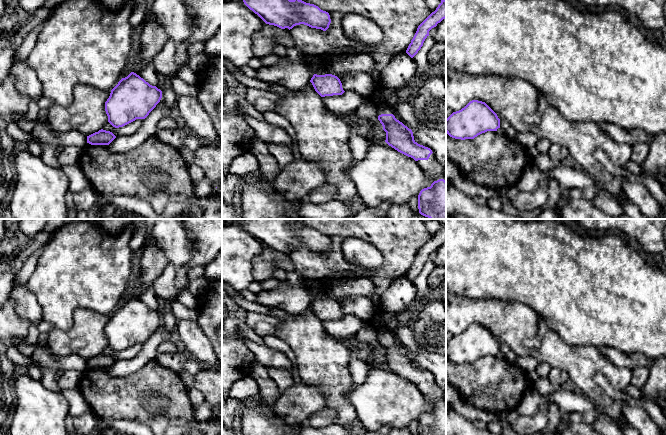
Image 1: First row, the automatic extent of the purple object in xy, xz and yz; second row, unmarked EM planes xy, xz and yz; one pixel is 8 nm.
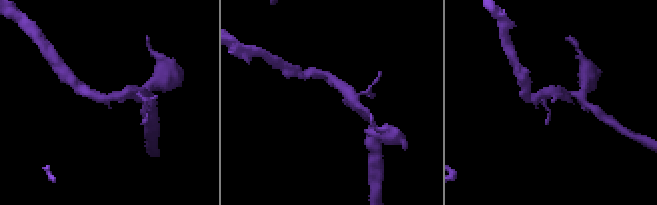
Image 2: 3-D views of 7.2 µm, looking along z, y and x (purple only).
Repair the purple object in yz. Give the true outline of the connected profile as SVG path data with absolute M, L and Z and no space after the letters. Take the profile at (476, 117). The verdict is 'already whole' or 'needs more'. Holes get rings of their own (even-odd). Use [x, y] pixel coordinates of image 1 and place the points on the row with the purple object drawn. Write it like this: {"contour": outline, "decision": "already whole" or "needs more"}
{"contour": "M470 101L464 108L446 119L446 133L455 139L474 139L487 131L497 131L500 119L485 103Z", "decision": "already whole"}

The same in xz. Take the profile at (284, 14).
{"contour": "M243 0L266 24L292 29L304 24L326 31L331 23L328 12L302 0Z", "decision": "already whole"}

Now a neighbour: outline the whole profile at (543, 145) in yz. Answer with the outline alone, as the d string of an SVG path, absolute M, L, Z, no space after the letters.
M539 139L536 148L541 154L548 153L549 148L552 144L547 139Z

